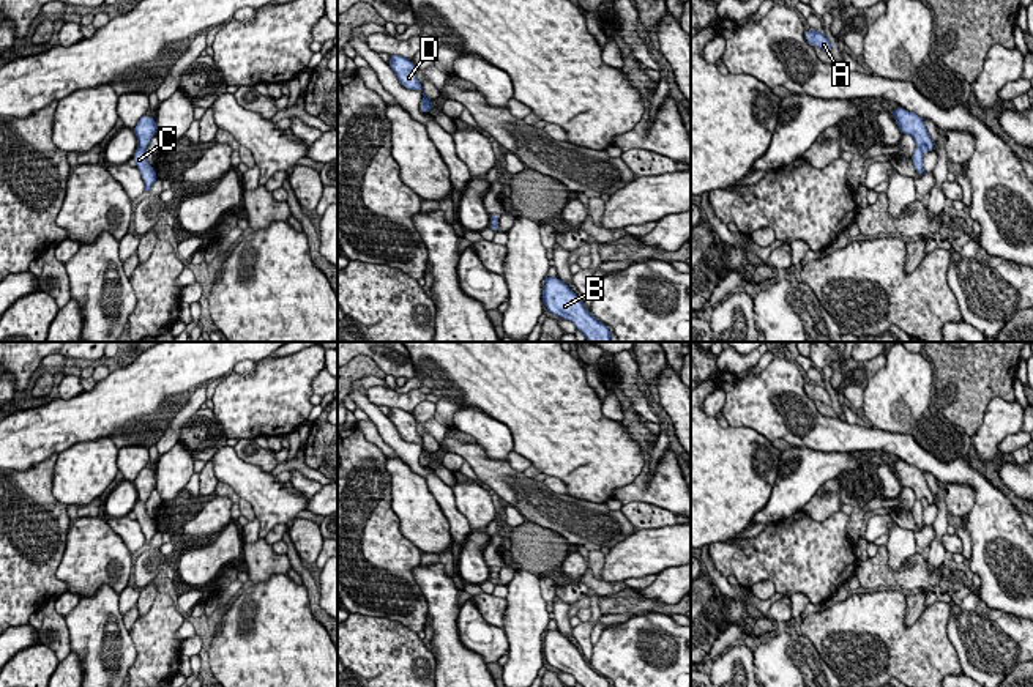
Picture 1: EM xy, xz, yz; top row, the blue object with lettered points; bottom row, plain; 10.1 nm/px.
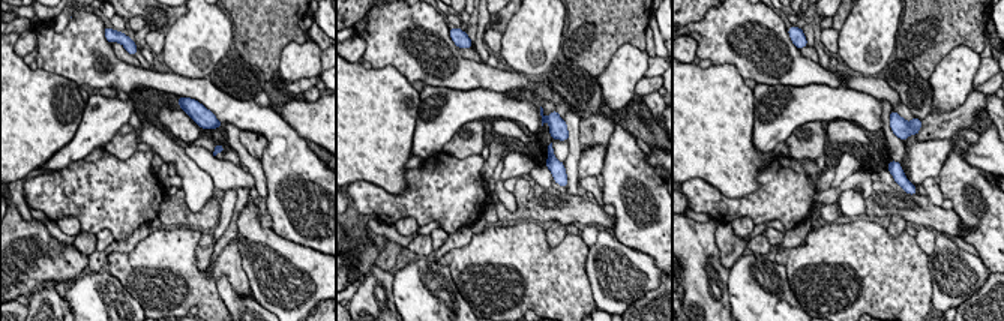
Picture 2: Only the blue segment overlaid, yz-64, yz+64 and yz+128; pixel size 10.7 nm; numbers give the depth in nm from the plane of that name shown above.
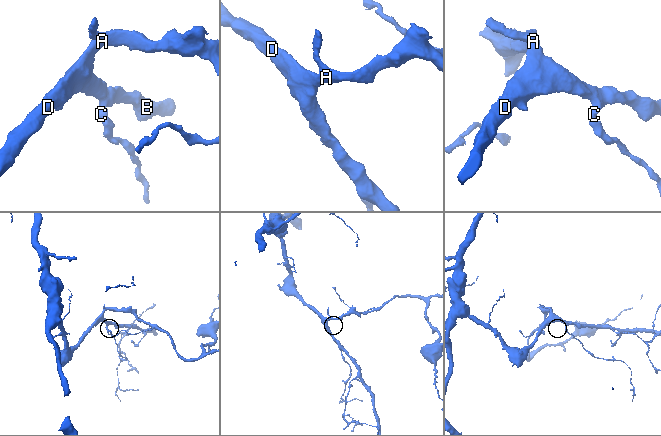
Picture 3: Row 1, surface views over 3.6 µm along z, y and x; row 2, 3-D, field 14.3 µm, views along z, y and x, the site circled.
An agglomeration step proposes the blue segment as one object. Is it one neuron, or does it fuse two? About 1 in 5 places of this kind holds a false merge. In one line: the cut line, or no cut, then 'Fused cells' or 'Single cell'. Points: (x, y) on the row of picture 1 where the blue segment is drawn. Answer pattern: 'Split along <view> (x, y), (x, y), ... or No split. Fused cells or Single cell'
No split. Single cell

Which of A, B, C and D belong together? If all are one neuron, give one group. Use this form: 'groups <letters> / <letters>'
groups A B C D

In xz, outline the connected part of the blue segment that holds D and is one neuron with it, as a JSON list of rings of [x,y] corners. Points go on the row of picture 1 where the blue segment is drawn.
[[[391,55],[388,65],[397,76],[402,87],[420,90],[423,93],[423,85],[416,80],[416,66],[412,60],[401,55]]]

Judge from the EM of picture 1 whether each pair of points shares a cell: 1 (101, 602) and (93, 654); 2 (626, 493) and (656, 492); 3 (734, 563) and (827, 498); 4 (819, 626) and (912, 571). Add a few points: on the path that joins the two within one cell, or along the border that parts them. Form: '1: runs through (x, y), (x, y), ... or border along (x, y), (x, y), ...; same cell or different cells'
1: runs through (100, 615), (98, 642); same cell
2: runs through (634, 492), (648, 492); same cell
3: border along (803, 509), (816, 520), (825, 520), (839, 511); different cells
4: border along (885, 588), (902, 590); different cells

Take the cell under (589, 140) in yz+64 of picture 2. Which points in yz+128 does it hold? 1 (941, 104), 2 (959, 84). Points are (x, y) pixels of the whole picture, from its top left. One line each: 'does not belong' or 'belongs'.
1: does not belong
2: does not belong

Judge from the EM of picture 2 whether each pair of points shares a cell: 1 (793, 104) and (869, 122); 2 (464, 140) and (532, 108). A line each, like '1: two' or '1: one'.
1: one
2: two

